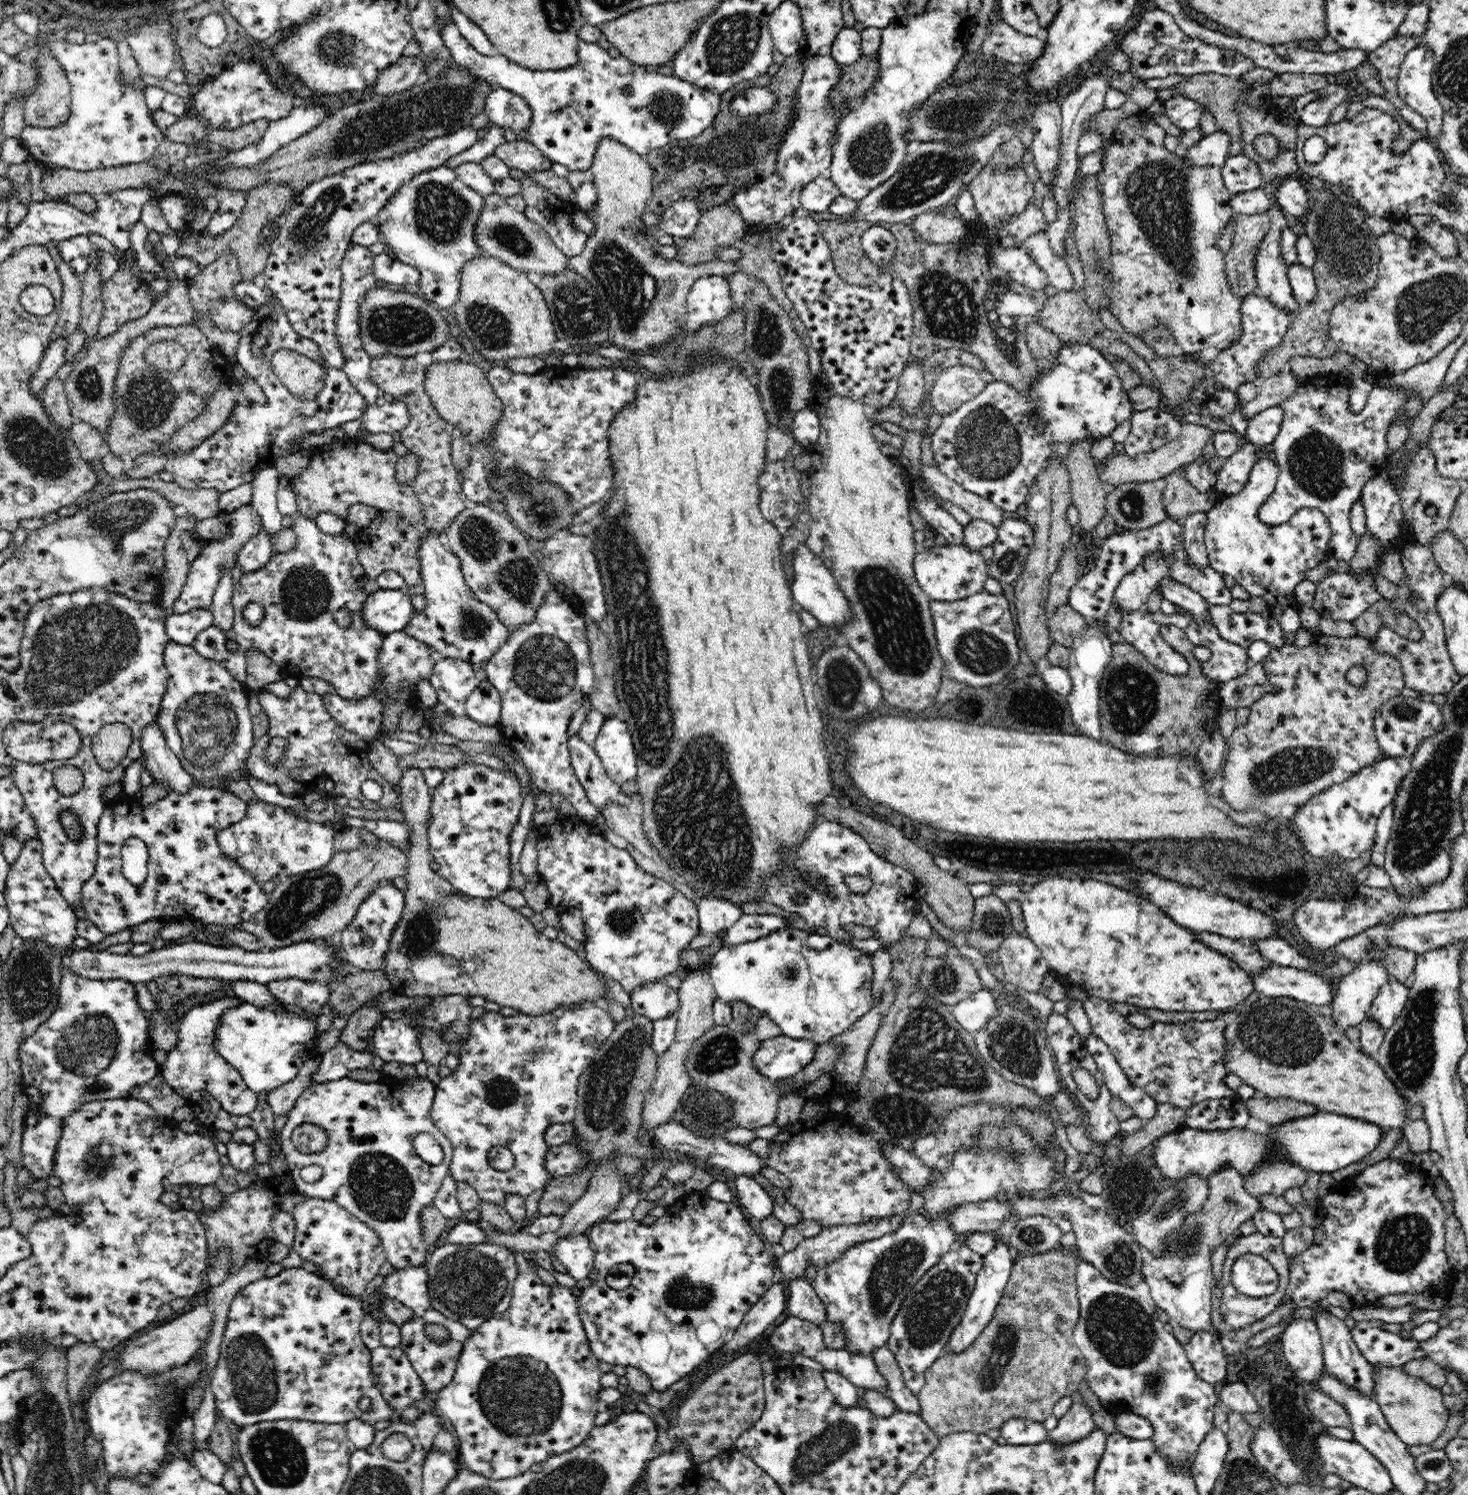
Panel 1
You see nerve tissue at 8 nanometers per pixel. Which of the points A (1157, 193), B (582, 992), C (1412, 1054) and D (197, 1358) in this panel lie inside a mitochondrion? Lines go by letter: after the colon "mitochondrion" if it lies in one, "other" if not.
A: mitochondrion
B: other
C: mitochondrion
D: other

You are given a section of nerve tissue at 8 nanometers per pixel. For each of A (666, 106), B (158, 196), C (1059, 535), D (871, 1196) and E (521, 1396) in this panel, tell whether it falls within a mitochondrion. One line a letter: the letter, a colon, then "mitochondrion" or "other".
A: mitochondrion
B: other
C: other
D: mitochondrion
E: mitochondrion

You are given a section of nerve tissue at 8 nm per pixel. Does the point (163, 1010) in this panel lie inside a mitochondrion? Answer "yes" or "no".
no

